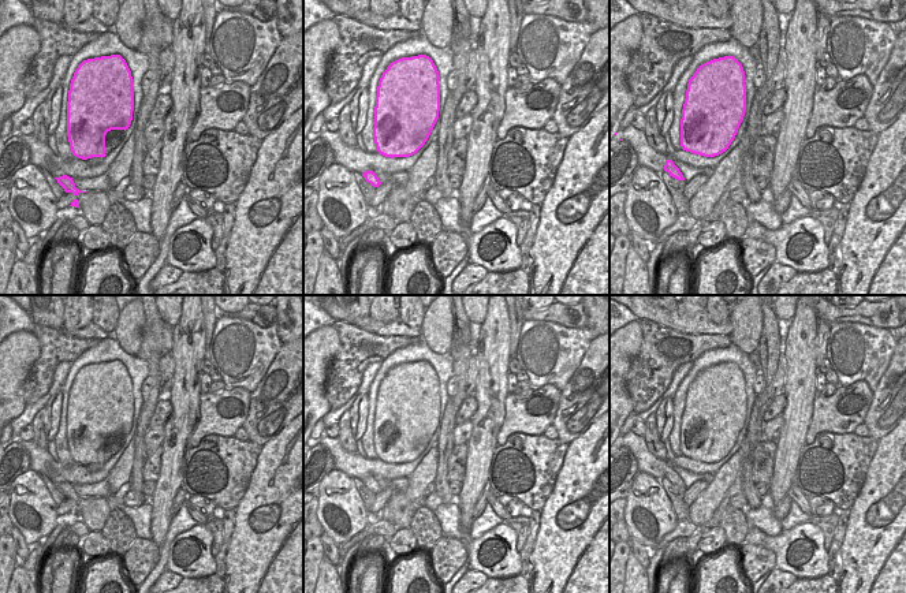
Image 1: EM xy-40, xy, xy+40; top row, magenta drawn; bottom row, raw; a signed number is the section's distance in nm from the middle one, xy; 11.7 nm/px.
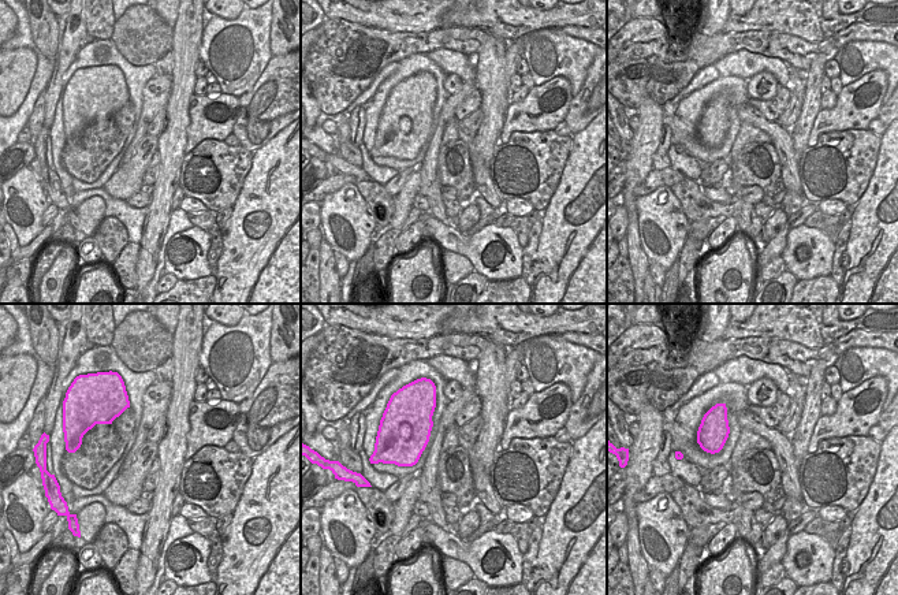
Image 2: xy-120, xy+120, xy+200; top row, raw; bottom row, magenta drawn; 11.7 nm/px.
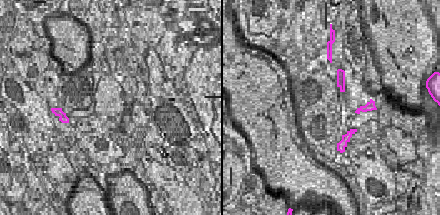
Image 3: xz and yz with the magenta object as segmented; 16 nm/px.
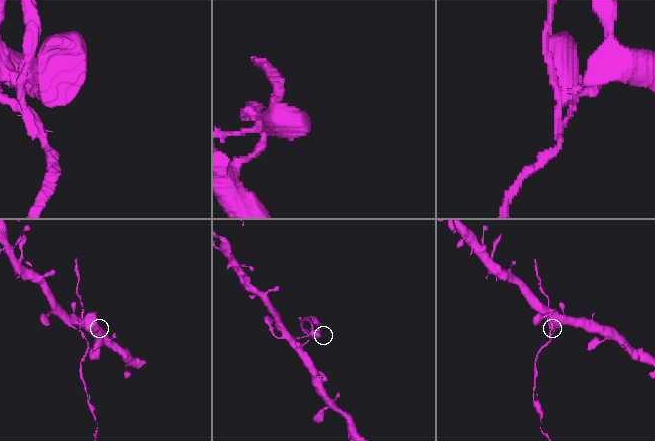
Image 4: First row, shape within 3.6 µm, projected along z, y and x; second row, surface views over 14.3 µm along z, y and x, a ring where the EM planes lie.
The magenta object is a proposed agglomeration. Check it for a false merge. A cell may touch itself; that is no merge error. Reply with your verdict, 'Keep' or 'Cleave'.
Cleave.

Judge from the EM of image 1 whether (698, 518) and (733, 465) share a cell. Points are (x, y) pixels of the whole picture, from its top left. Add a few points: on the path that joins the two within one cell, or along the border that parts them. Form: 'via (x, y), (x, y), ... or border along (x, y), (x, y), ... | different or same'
via (705, 504), (723, 478) | same

